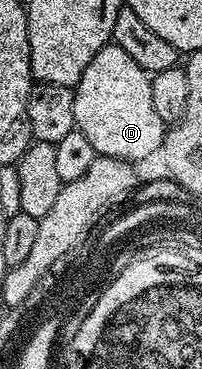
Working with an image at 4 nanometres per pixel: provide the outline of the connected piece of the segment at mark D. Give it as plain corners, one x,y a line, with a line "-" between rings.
108,44
92,56
73,91
75,127
84,132
95,155
139,164
161,151
164,124
152,108
150,79
151,75
119,46

